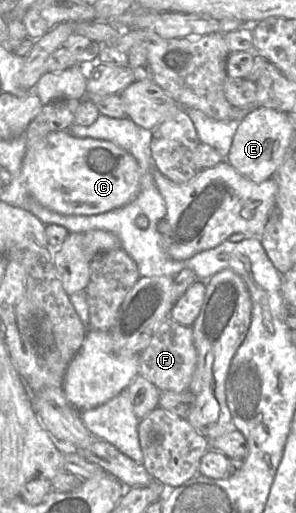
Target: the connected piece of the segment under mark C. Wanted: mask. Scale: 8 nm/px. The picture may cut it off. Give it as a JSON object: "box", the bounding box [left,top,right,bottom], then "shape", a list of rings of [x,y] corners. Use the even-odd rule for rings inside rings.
{"box":[22,130,141,215],"shape":[[[66,130],[47,134],[28,147],[22,173],[29,195],[63,215],[97,215],[121,208],[136,198],[141,172],[127,151],[105,140],[77,138]]]}

